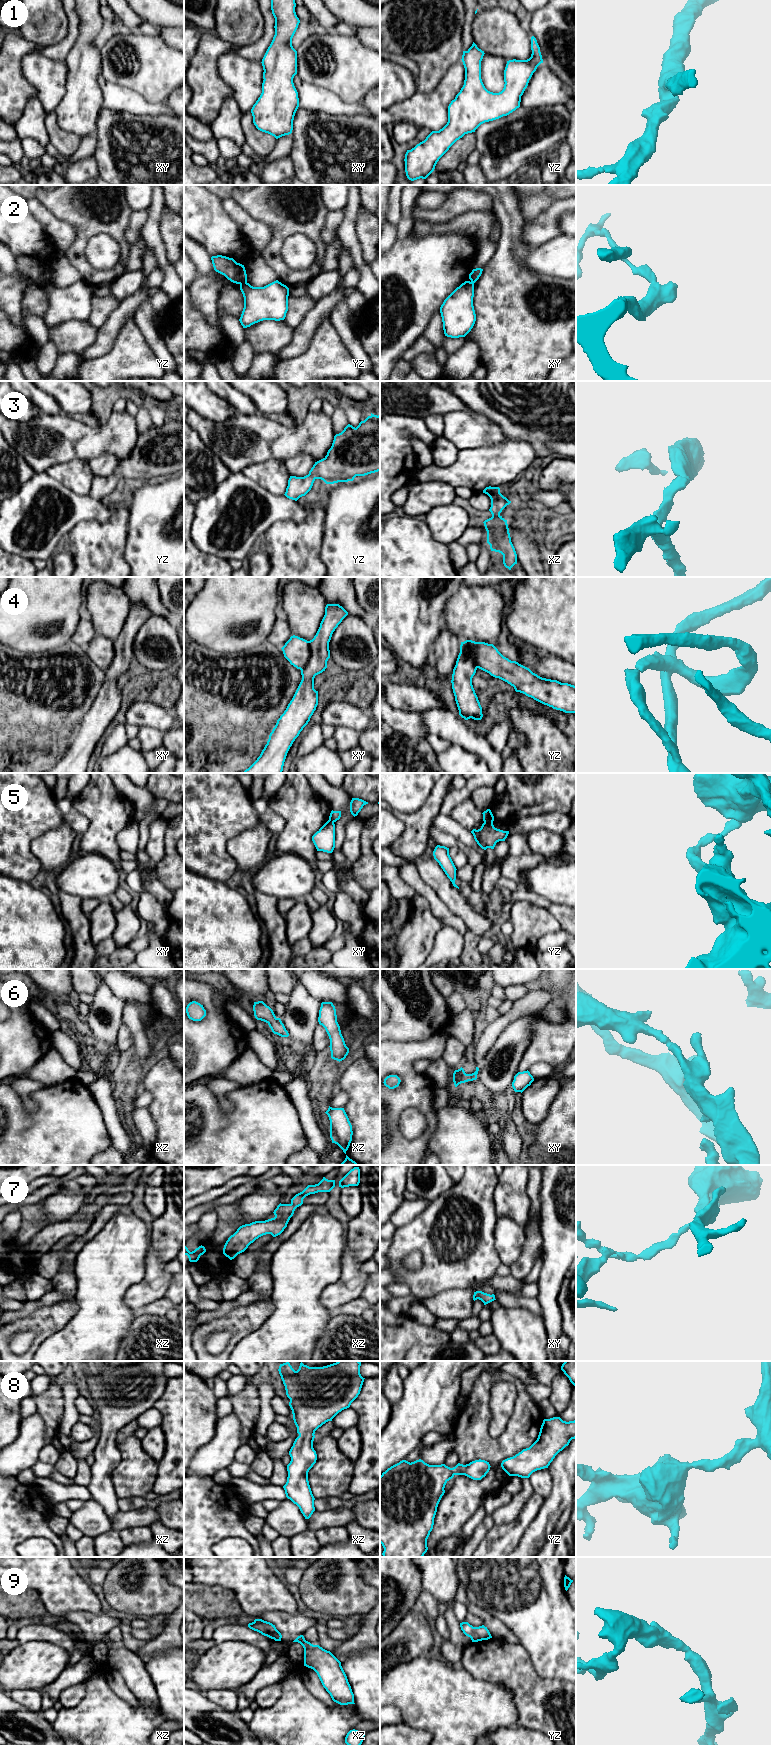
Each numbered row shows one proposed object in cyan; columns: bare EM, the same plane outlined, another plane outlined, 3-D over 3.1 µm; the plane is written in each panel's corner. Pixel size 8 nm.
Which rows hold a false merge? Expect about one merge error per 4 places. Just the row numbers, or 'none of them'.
2, 5

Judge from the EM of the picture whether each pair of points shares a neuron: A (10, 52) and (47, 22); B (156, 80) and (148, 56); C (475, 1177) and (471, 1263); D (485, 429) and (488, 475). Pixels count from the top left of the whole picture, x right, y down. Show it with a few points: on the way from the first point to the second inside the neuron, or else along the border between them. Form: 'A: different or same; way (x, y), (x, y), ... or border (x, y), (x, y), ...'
A: different; border (18, 33), (32, 42), (46, 46)
B: same; way (154, 74), (148, 62)
C: same; way (476, 1198), (485, 1216), (482, 1242)
D: different; border (506, 438), (499, 443), (463, 449)

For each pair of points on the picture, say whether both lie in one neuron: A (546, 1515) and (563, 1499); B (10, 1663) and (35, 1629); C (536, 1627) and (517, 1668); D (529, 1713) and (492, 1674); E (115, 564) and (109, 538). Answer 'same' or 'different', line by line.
A: same
B: different
C: different
D: same
E: same

